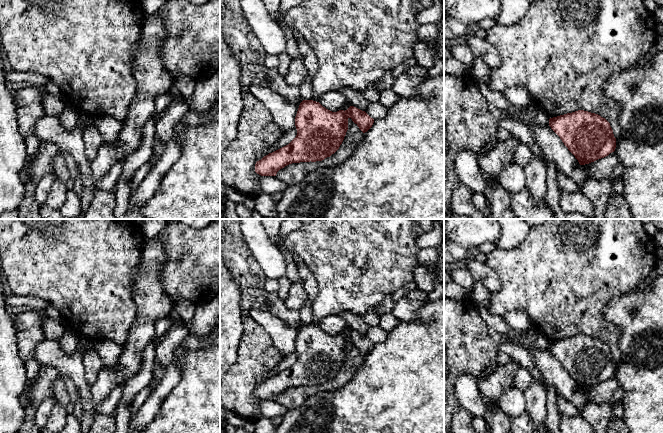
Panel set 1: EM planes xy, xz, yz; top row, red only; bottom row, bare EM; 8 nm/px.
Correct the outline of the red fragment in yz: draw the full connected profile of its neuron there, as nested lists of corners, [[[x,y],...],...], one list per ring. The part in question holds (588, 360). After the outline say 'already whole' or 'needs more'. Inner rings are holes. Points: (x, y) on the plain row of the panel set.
[[[578,334],[549,343],[549,350],[580,389],[615,375],[616,362],[610,347],[598,338]]]; already whole

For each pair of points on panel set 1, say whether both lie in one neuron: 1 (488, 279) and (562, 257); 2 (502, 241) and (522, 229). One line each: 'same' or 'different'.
1: different
2: same

